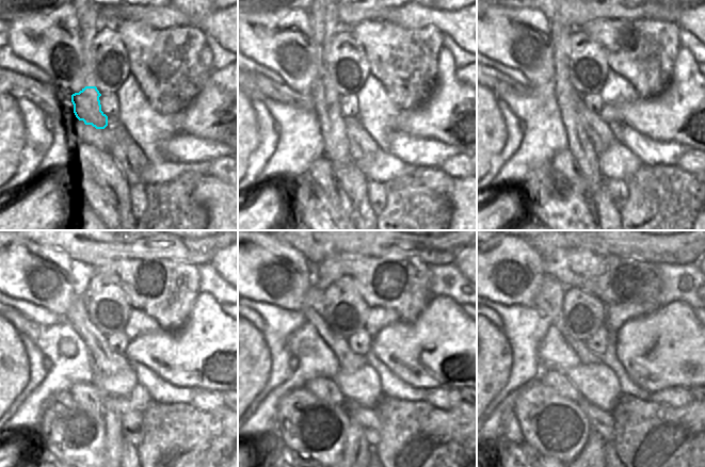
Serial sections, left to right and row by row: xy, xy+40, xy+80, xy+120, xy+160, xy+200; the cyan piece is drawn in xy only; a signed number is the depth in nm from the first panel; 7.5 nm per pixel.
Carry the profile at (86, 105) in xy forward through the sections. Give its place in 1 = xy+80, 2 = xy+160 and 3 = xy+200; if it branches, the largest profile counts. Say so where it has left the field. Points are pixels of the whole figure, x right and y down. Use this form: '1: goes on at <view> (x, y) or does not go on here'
1: goes on at xy+80 (587, 159)
2: goes on at xy+160 (356, 447)
3: goes on at xy+200 (594, 447)

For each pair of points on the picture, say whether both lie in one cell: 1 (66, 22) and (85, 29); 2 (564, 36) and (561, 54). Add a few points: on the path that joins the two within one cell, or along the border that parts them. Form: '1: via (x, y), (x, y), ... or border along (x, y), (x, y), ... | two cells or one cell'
1: border along (75, 11), (78, 17), (79, 37), (84, 51) | two cells
2: via (561, 41), (561, 50) | one cell

